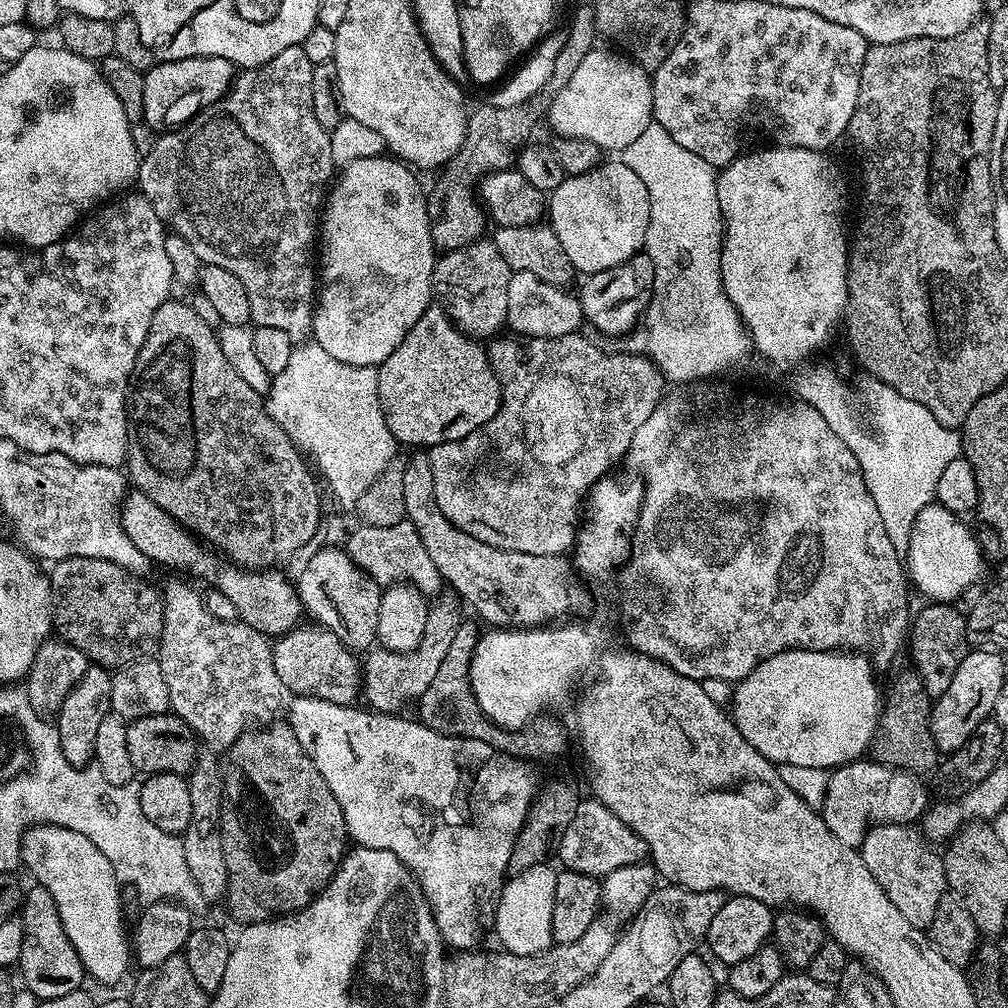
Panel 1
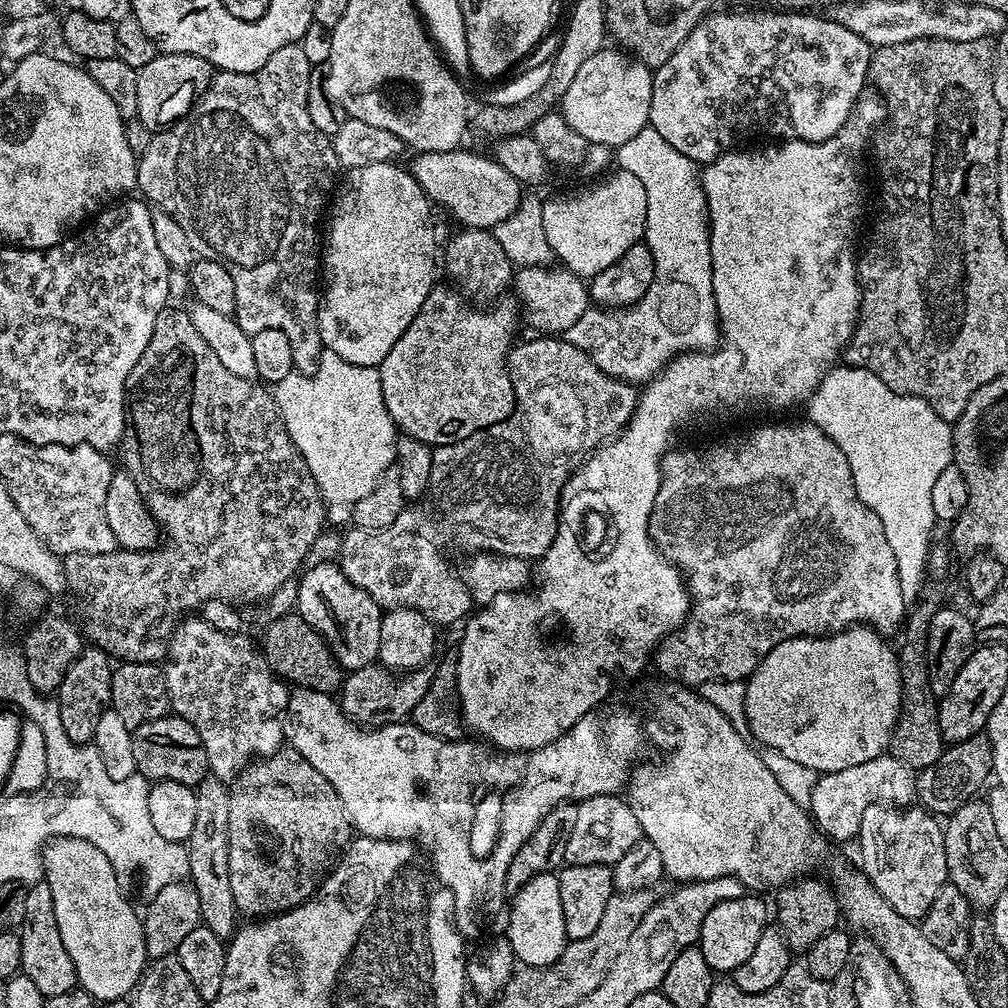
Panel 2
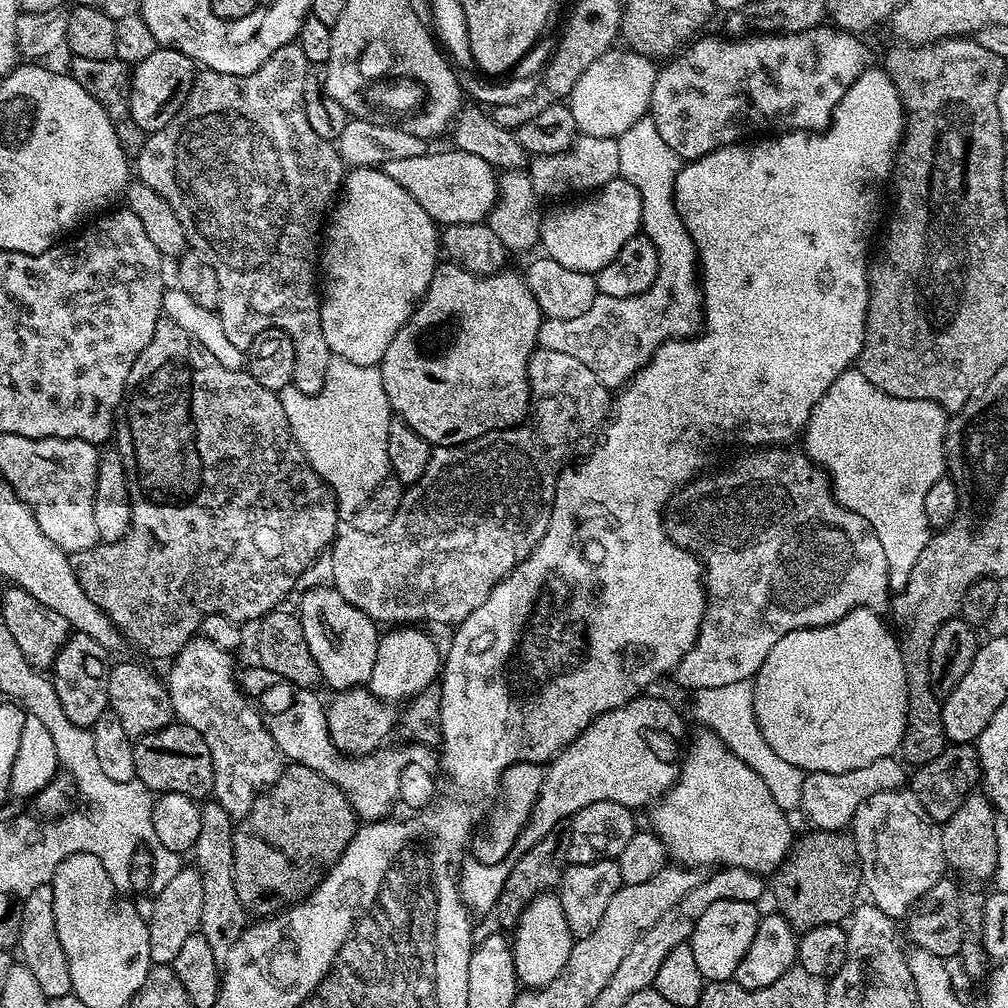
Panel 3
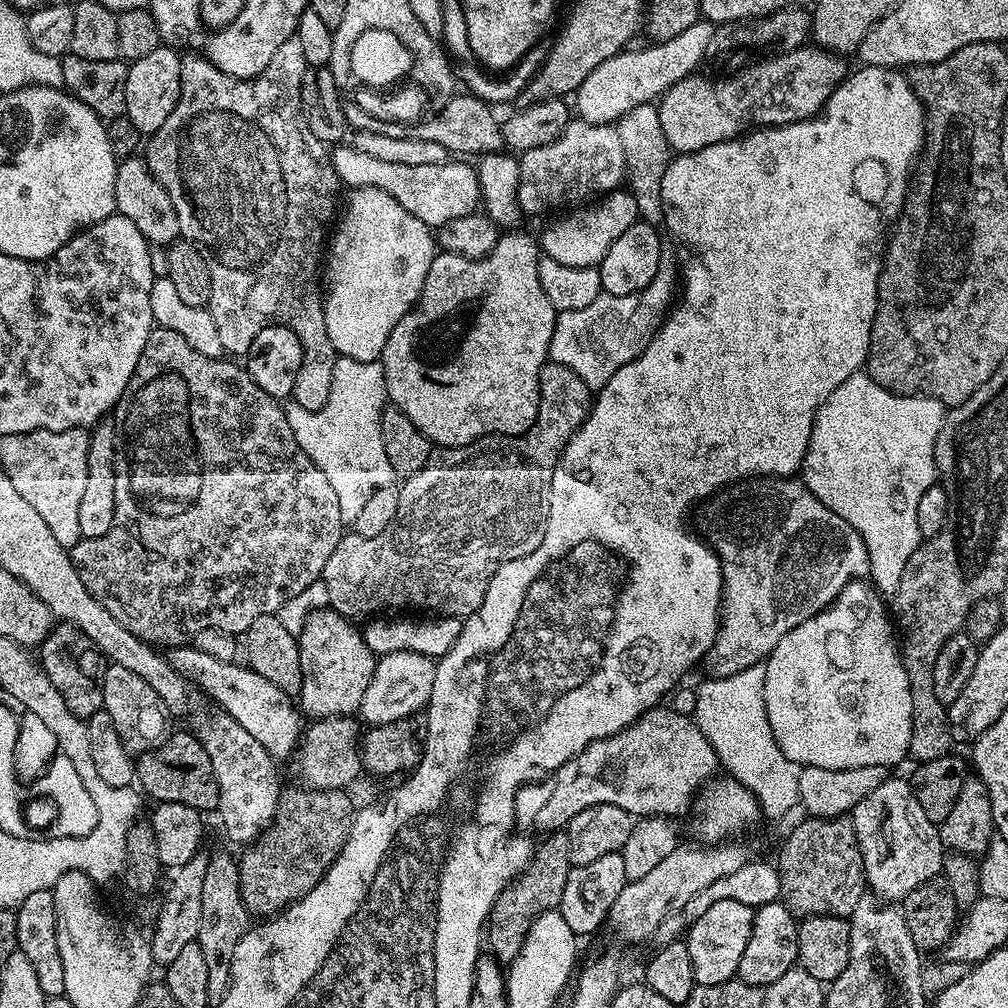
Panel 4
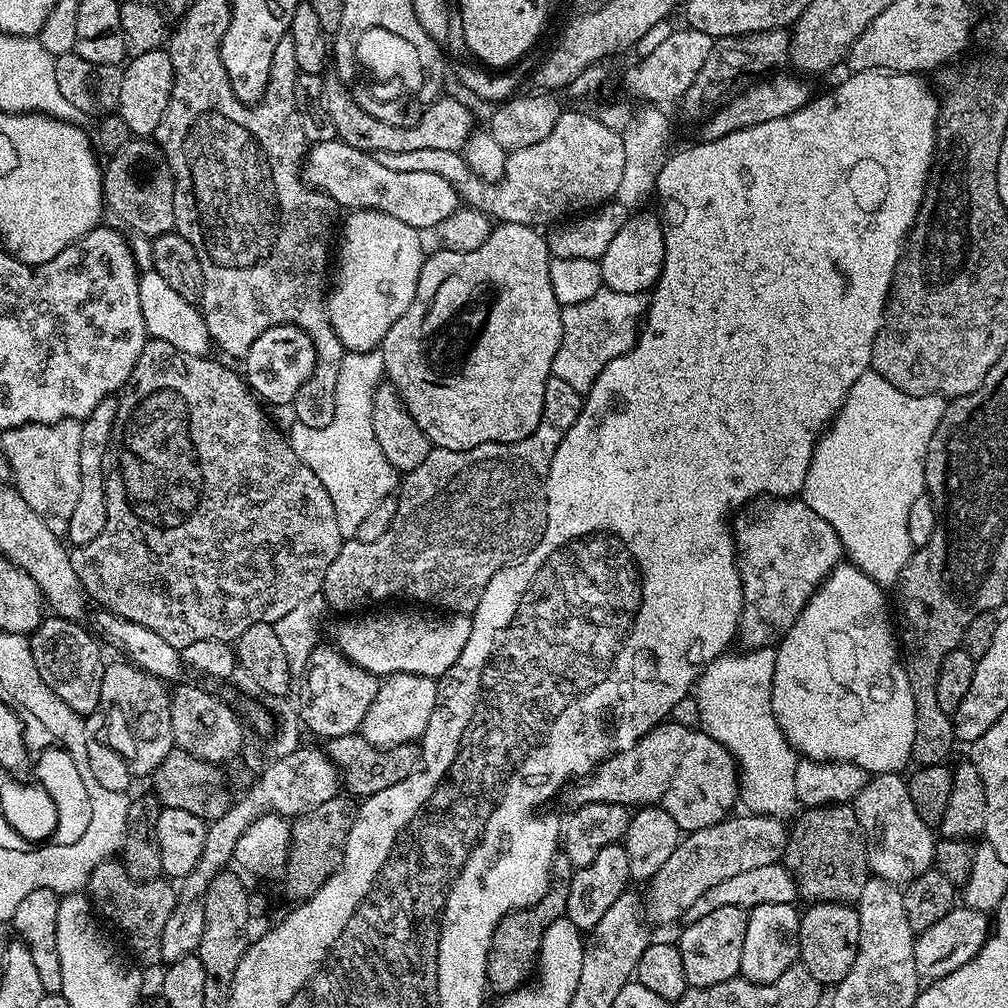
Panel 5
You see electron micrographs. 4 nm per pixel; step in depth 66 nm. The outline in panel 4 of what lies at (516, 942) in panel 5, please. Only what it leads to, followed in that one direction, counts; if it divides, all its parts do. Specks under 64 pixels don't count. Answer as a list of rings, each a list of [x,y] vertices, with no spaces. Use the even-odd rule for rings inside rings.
[[[556,830],[545,836],[548,837],[544,842],[535,847],[528,869],[500,892],[500,897],[496,899],[492,912],[488,915],[486,944],[487,947],[488,944],[492,947],[491,955],[504,966],[511,965],[512,960],[522,950],[532,923],[543,912],[559,909],[562,894],[566,890],[566,878],[574,867],[570,862],[567,831]]]

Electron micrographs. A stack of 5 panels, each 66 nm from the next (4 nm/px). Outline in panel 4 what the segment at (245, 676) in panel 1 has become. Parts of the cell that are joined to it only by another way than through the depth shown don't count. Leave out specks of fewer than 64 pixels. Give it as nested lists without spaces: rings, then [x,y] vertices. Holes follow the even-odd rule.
[[[227,714],[212,716],[198,729],[200,741],[204,743],[206,754],[210,754],[210,766],[214,770],[214,778],[218,782],[220,791],[220,807],[218,815],[228,831],[228,836],[239,846],[247,846],[257,839],[267,829],[268,825],[276,818],[276,809],[282,795],[280,780],[276,777],[274,757],[250,734],[250,730],[244,730],[242,726]]]

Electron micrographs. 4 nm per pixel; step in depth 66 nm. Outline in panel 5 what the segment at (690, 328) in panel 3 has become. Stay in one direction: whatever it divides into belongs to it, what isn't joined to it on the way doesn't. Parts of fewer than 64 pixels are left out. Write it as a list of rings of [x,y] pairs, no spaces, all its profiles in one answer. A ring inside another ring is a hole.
[[[603,287],[594,298],[586,298],[586,302],[563,305],[560,309],[562,342],[558,354],[554,354],[553,377],[564,379],[577,392],[587,394],[604,367],[636,345],[648,301],[649,297],[642,292],[622,294]]]

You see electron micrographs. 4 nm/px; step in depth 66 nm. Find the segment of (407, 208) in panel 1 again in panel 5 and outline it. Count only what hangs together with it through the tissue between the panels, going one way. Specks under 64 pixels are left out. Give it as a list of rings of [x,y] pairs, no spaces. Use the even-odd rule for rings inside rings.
[[[357,208],[347,213],[348,221],[343,221],[339,233],[340,257],[334,260],[334,279],[327,293],[328,317],[334,326],[334,334],[350,352],[365,352],[380,347],[386,338],[390,326],[406,314],[410,302],[414,302],[414,294],[418,290],[418,274],[426,259],[424,244],[420,241],[421,233],[417,229],[406,226],[406,222],[398,222],[390,214],[379,212],[373,208]]]

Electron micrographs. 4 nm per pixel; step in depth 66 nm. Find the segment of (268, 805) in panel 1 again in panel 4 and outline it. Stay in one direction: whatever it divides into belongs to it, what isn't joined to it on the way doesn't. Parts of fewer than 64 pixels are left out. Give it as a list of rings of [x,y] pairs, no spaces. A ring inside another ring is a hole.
[[[295,786],[283,793],[276,809],[276,818],[268,825],[266,831],[255,842],[243,849],[244,857],[239,857],[240,889],[242,902],[249,913],[268,918],[284,911],[289,904],[296,904],[303,896],[310,894],[320,879],[328,873],[328,867],[340,856],[342,846],[346,846],[346,838],[352,829],[354,807],[347,791],[332,788],[322,792],[318,788]]]

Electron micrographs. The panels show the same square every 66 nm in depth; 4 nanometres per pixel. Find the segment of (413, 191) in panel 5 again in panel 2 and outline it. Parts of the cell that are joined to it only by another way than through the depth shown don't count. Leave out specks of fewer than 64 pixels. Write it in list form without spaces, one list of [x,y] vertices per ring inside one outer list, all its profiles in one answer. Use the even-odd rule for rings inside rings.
[[[422,152],[415,157],[416,161],[410,164],[412,177],[418,182],[433,205],[445,208],[456,220],[461,220],[464,228],[487,228],[491,230],[498,226],[498,222],[506,222],[514,210],[518,210],[522,185],[514,179],[491,155],[479,156],[476,152]]]

